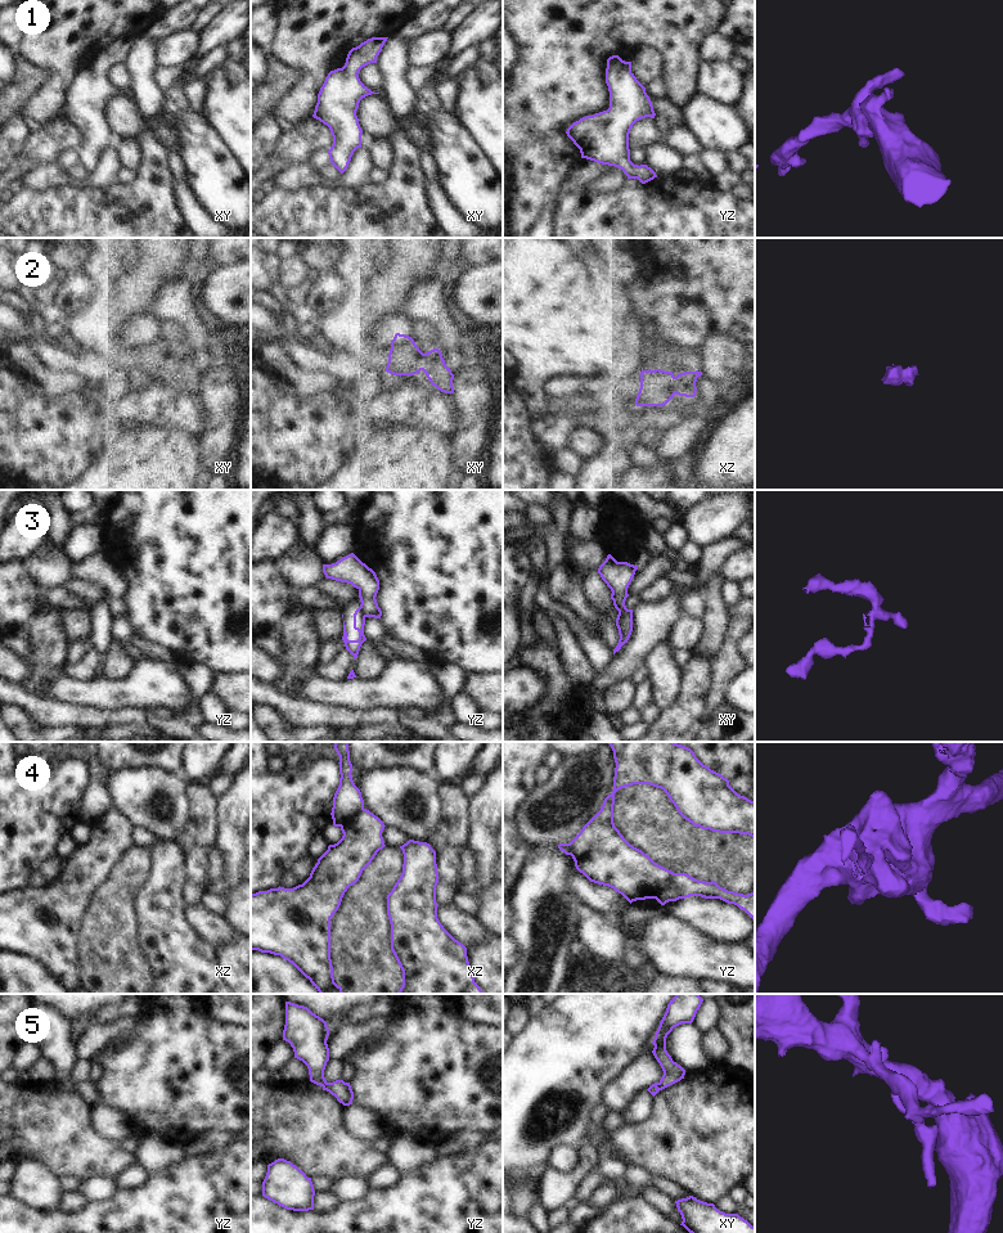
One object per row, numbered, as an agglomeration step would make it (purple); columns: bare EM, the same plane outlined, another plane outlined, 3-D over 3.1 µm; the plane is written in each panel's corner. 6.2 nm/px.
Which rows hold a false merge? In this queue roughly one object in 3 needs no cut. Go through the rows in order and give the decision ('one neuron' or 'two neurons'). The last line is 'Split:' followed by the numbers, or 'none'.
1: one neuron
2: one neuron
3: two neurons
4: two neurons
5: two neurons
Split: 3, 4, 5

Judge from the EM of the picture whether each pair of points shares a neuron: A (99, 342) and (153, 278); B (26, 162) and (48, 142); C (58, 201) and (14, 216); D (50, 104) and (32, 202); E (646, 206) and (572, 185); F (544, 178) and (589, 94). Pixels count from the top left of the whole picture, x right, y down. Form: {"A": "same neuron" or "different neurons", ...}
{"A": "same neuron", "B": "same neuron", "C": "same neuron", "D": "different neurons", "E": "different neurons", "F": "same neuron"}

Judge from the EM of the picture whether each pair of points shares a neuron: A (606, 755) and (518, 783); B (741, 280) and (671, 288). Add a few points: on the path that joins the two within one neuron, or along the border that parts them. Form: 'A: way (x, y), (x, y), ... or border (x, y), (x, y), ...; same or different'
A: border (538, 784), (518, 809); different
B: way (724, 280), (692, 280), (688, 284); same

